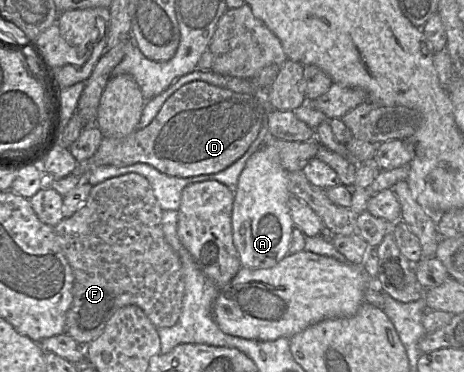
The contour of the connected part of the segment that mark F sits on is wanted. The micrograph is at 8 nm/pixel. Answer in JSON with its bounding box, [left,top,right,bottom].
[54,173,185,346]

